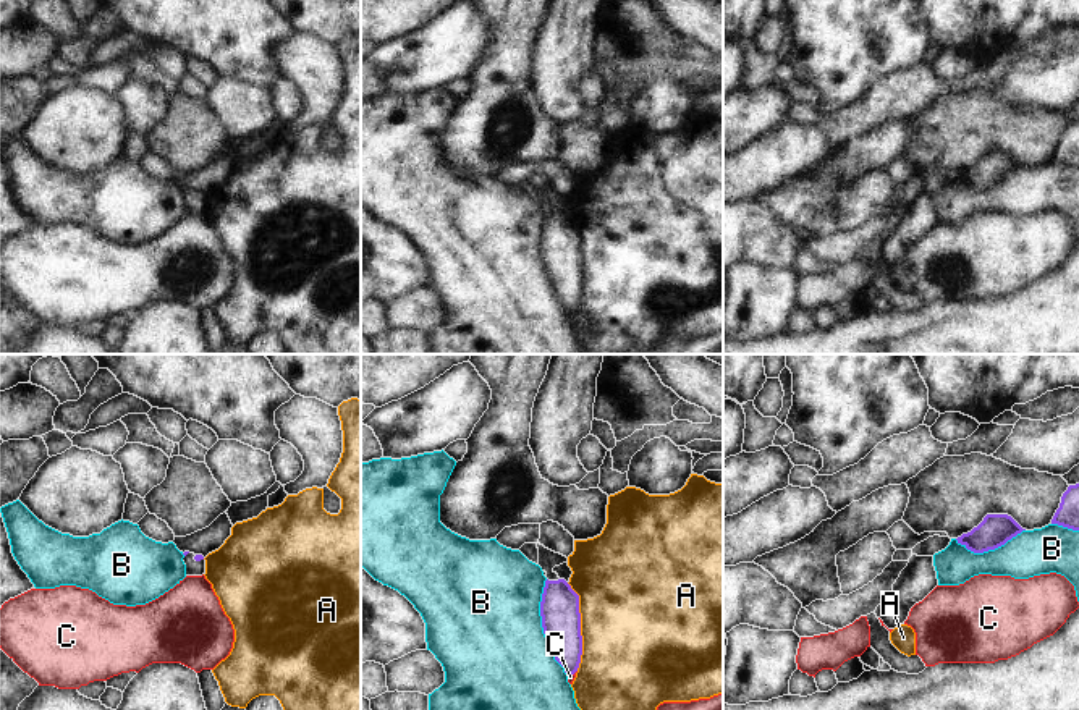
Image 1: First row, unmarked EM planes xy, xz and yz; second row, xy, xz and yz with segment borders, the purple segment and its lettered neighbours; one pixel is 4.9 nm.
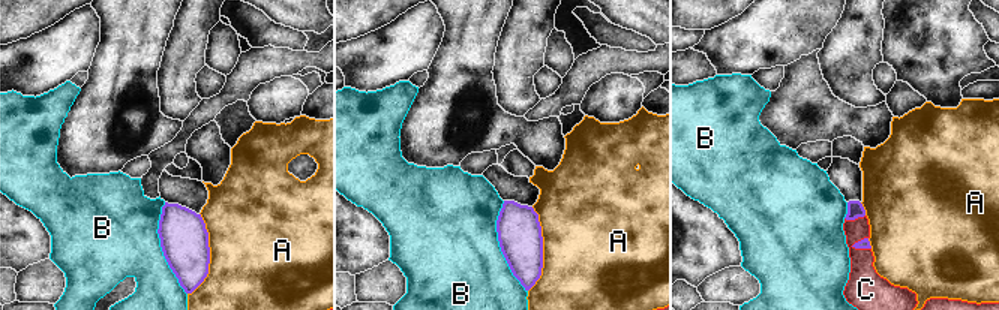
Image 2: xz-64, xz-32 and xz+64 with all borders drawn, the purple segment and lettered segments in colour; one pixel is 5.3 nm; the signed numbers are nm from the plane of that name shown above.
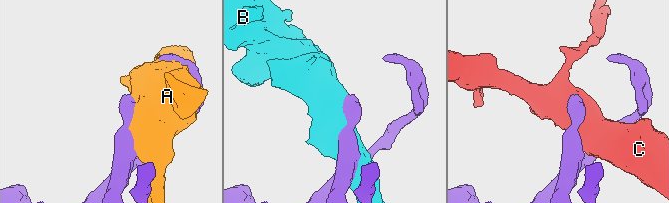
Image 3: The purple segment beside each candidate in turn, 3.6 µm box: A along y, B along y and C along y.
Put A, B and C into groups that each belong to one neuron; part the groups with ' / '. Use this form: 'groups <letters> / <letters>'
groups A / B / C

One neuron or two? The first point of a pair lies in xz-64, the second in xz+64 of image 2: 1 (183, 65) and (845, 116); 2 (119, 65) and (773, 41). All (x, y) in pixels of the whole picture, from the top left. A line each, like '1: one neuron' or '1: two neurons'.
1: two neurons
2: two neurons

